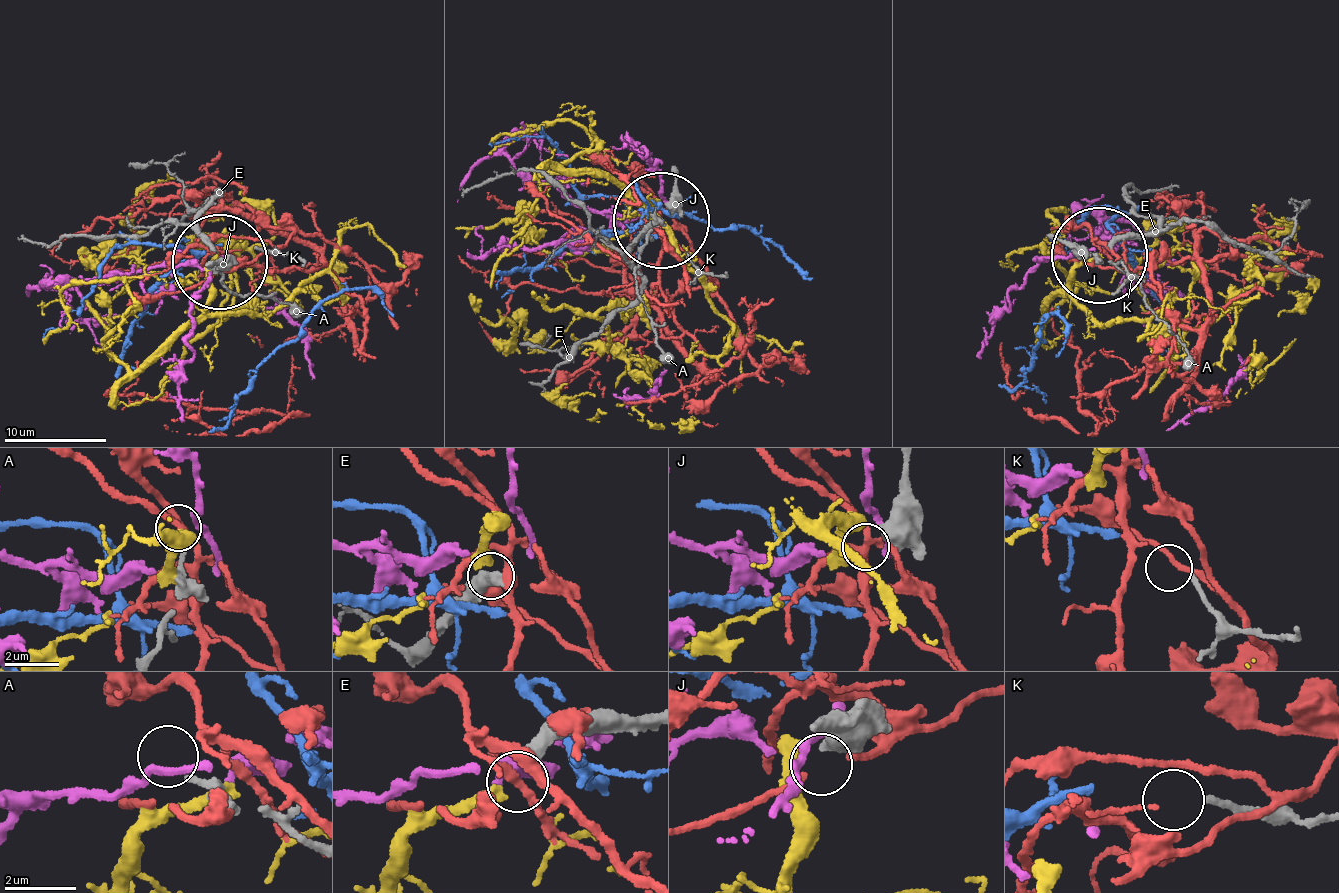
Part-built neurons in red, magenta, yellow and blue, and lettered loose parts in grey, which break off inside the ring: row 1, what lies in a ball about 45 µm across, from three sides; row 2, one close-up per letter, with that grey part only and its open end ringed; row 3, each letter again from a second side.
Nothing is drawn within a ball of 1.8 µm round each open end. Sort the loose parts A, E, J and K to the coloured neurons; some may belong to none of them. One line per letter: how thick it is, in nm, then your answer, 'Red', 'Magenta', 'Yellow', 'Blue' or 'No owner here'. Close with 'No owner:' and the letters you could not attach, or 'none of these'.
A: Thickness 200 nm. No owner here
E: Thickness 360 nm. Yellow
J: Thickness 700 nm. No owner here
K: Thickness 180 nm. No owner here
No owner: A, J, K

